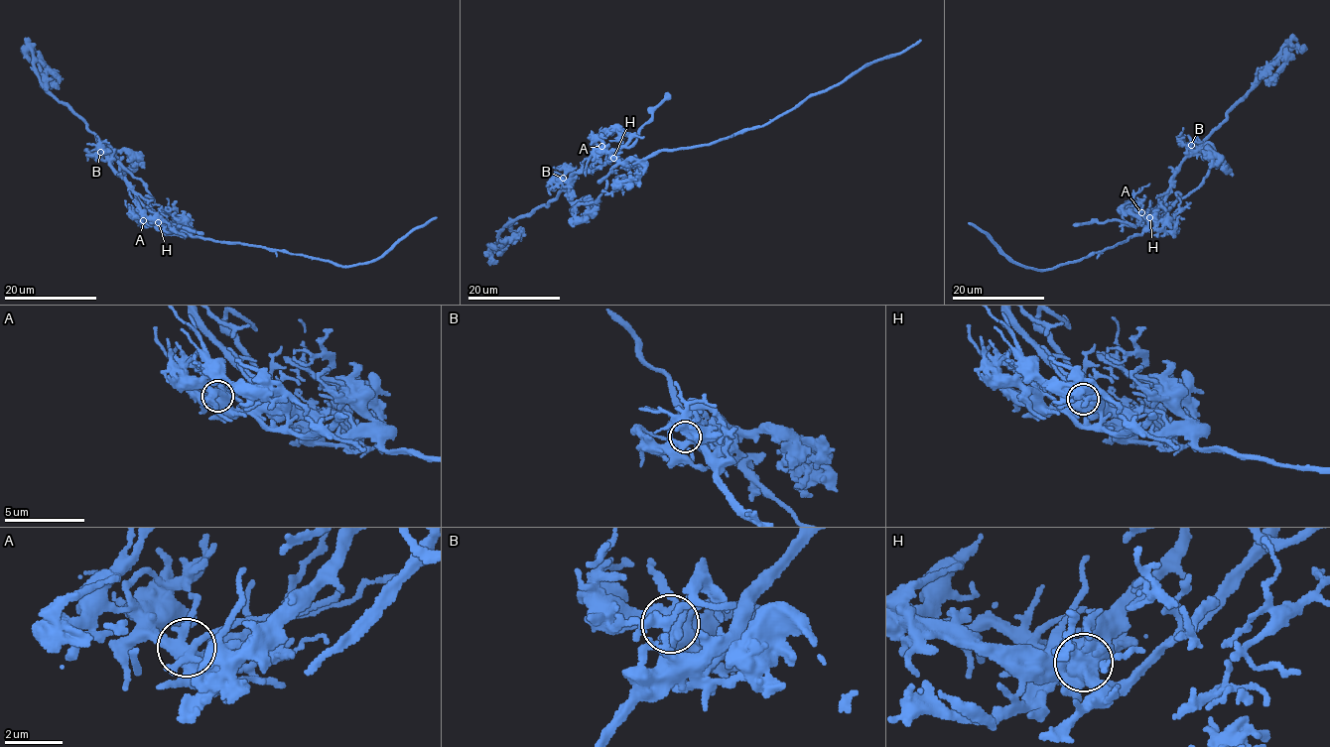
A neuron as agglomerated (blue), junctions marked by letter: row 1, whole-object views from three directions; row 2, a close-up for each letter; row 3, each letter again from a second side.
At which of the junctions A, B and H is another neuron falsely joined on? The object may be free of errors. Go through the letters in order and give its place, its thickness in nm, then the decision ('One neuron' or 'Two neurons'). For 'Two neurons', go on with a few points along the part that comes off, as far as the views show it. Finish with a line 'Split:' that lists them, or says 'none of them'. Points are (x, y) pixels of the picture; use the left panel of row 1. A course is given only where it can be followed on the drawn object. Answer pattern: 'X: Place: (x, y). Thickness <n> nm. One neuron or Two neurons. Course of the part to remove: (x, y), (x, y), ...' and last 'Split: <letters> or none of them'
A: Place: (143, 220). Thickness 480 nm. One neuron
B: Place: (100, 152). Thickness 400 nm. One neuron
H: Place: (158, 222). Thickness 650 nm. Two neurons. Course of the part to remove: (158, 221), (193, 236), (262, 246), (350, 266), (378, 259), (411, 231), (437, 217)
Split: H

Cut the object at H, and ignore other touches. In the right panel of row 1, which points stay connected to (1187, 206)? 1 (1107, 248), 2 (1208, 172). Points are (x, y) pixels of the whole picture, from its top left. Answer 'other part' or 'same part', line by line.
1: same part
2: same part

